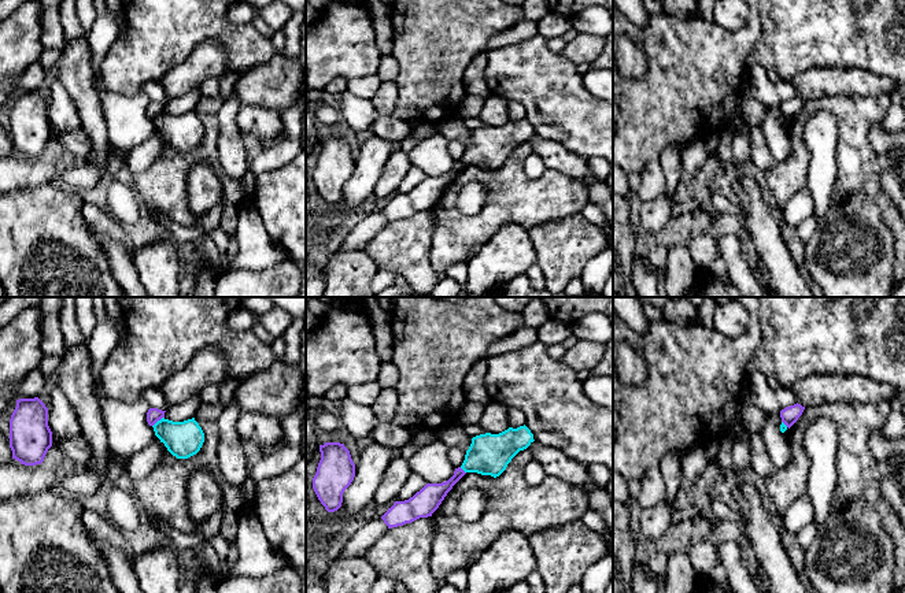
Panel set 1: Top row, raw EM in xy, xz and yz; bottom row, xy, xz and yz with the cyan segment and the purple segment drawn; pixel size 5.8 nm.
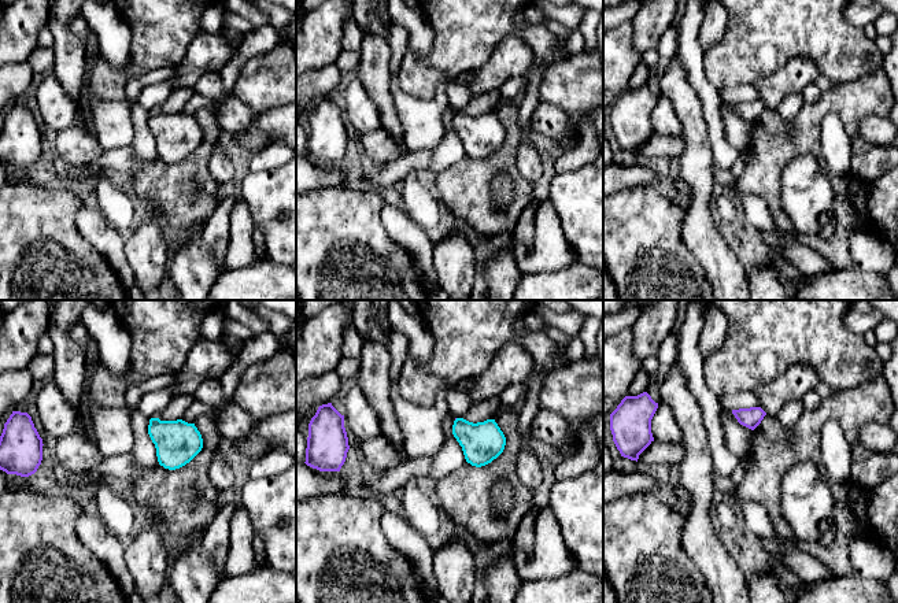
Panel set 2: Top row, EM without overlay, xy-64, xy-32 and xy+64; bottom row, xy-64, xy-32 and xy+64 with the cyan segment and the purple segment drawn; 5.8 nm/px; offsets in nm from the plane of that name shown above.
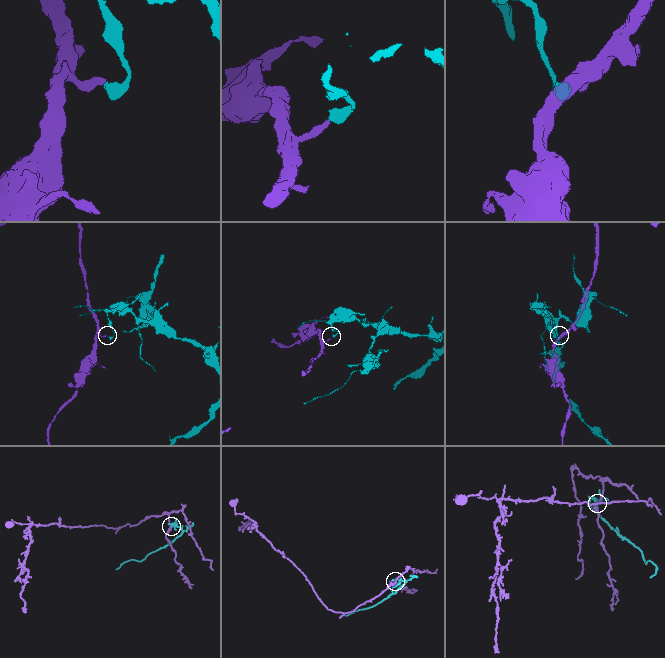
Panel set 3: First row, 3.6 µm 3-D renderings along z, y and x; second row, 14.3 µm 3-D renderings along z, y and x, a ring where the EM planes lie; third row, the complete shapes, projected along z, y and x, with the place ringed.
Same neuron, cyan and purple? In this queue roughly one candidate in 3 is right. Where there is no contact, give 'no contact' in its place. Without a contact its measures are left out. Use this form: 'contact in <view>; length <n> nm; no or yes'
contact in xy; length 90 nm; no

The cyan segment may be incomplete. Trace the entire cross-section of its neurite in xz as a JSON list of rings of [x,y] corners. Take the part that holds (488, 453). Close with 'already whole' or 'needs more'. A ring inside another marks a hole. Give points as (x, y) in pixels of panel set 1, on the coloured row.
[[[524,425],[499,434],[480,434],[472,438],[461,468],[465,472],[499,477],[520,452],[533,442],[533,434]]]; already whole

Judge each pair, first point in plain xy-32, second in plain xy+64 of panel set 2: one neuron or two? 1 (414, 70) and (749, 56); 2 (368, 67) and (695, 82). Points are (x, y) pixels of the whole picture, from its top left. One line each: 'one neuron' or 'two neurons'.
1: one neuron
2: two neurons

